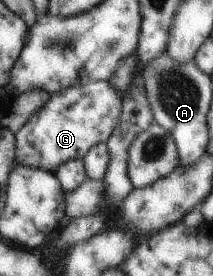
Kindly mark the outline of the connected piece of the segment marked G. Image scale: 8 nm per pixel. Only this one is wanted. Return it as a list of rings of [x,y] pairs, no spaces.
[[[109,81],[59,91],[17,131],[16,161],[22,166],[55,173],[69,160],[83,161],[91,147],[106,142],[119,125],[121,116],[122,99]]]

